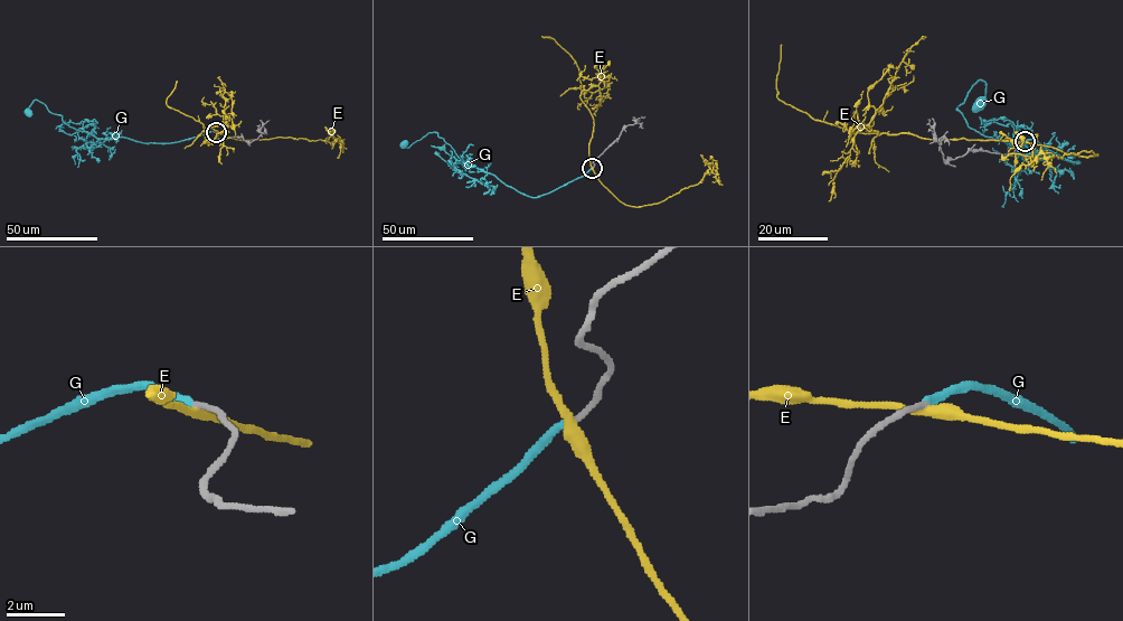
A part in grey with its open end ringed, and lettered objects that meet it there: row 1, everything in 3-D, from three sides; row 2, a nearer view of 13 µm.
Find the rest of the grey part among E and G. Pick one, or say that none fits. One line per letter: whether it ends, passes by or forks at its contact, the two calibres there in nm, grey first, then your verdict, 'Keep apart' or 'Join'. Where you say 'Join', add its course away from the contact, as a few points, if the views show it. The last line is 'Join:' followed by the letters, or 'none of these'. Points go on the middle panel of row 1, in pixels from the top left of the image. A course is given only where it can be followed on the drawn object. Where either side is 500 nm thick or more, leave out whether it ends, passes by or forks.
E: It passes by. Thickness 200 nm (grey) against 360 nm. Keep apart
G: It ends there. Thickness 200 nm (grey) against 300 nm. Keep apart
Join: none of these

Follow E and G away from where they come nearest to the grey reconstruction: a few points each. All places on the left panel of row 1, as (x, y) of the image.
E: (216, 132), (167, 104), (177, 81)
G: (216, 132), (161, 143), (123, 137), (97, 139), (69, 126), (60, 115), (52, 113), (36, 100), (28, 112)

